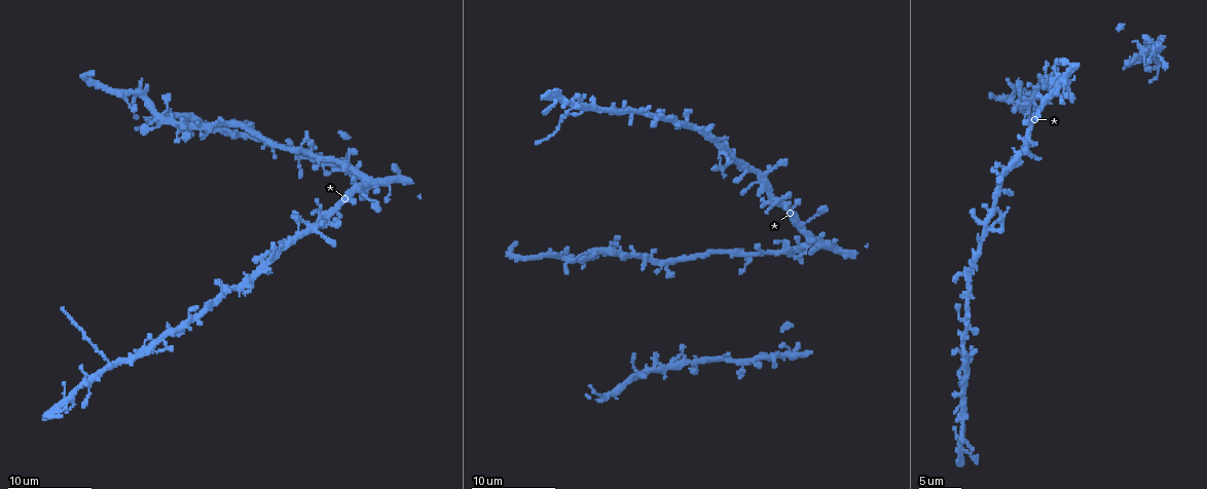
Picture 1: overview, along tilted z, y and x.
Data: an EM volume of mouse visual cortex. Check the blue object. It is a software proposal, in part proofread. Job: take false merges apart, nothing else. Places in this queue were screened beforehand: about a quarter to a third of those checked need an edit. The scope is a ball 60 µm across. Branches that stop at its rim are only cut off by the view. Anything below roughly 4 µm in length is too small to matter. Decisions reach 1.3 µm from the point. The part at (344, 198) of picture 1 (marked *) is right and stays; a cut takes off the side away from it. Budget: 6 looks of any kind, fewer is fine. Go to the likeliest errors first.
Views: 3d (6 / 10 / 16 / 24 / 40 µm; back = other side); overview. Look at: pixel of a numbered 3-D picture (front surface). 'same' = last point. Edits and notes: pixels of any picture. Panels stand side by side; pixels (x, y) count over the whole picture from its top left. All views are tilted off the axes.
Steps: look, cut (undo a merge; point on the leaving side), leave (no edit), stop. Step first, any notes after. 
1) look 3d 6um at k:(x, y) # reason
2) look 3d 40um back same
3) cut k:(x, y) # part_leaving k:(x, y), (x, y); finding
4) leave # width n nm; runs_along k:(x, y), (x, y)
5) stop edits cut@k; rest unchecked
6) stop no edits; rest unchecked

look 3d 10um at 1:(665, 266)

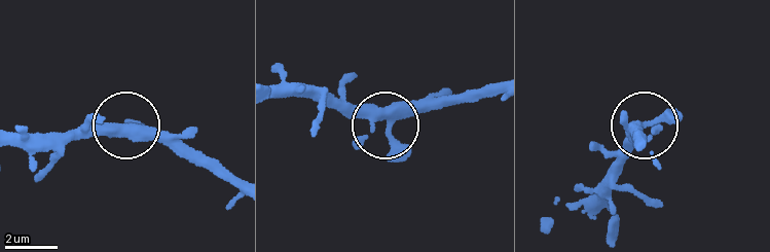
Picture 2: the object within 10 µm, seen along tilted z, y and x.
leave # runs_along 2:(235, 186), (135, 128), (72, 130); all the same neuron

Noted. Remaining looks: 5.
look 3d 10um at 1:(964, 390)

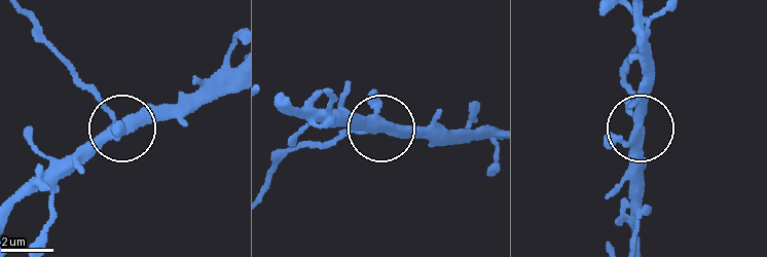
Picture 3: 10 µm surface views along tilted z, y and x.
cut 3:(83, 89) # arms 4; two neurons meet here

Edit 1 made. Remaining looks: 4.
look 3d 16um at 1:(799, 251) # three arms meet

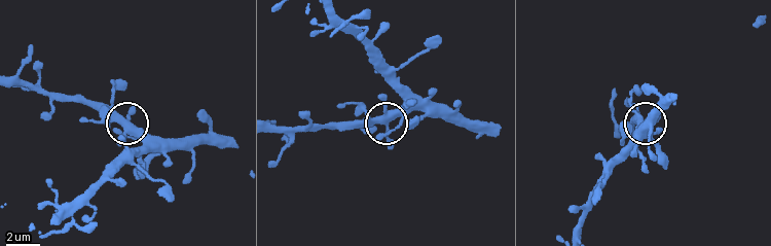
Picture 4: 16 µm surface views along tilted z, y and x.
leave # side_arm 11 um; continuous, no second neuron

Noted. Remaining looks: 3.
stop edits cut@3; rest unchecked

